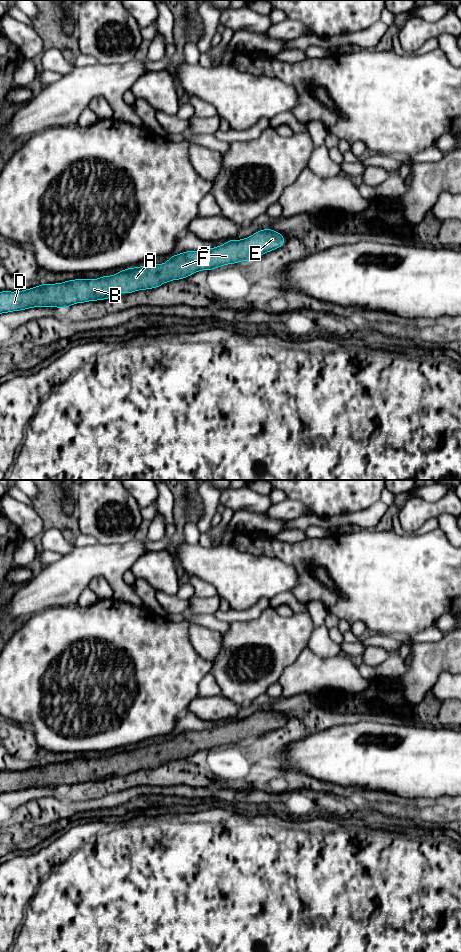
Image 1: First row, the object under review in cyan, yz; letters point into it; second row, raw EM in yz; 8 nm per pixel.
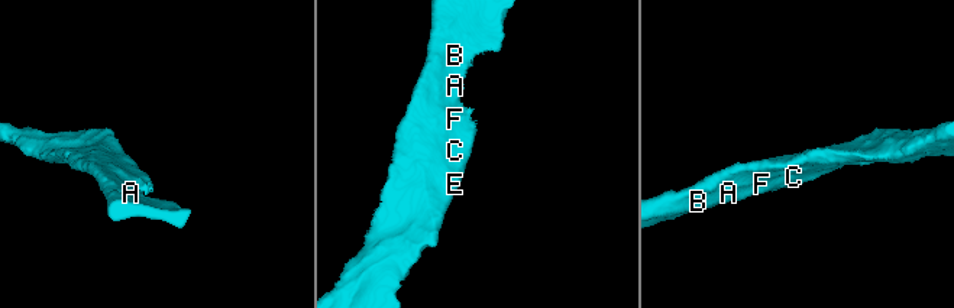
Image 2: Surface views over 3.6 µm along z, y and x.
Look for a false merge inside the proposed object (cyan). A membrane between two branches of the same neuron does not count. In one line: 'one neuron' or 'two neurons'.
one neuron

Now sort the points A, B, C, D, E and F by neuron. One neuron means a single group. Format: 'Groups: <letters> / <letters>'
Groups: A B C D E F

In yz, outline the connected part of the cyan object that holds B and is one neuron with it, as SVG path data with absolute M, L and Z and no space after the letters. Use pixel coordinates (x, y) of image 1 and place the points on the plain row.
M272 709L259 710L253 715L242 720L226 721L222 726L217 726L203 731L186 731L170 737L164 744L151 746L137 746L127 748L113 756L104 755L98 759L75 759L63 763L36 766L23 771L0 772L0 794L21 791L33 787L58 787L64 789L76 783L105 780L118 776L119 773L130 774L138 770L153 769L172 760L184 759L202 750L213 750L223 745L235 744L241 741L251 741L264 733L278 729L285 723L283 715Z

